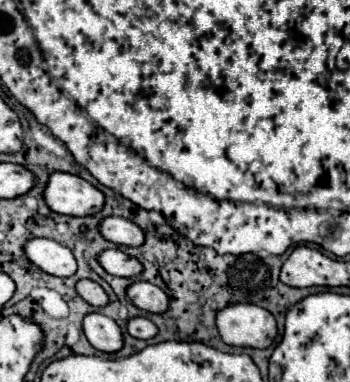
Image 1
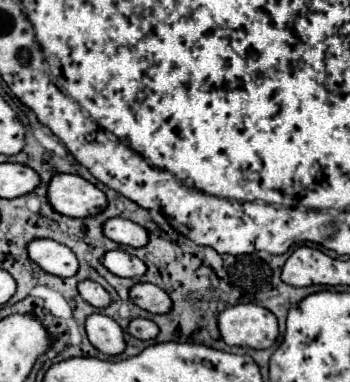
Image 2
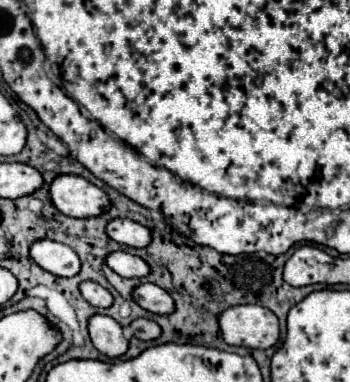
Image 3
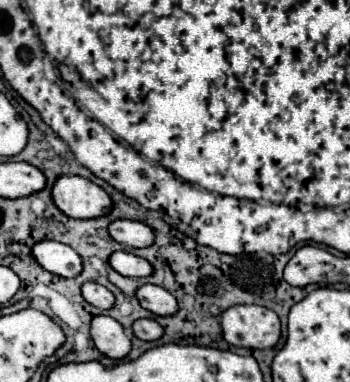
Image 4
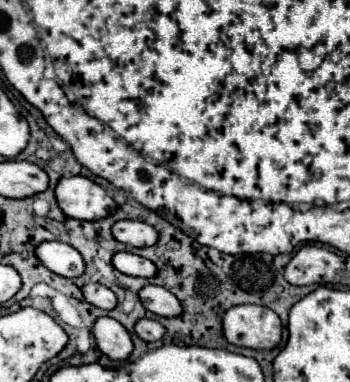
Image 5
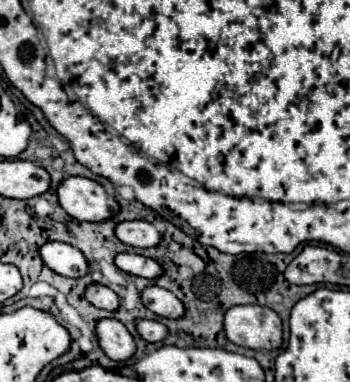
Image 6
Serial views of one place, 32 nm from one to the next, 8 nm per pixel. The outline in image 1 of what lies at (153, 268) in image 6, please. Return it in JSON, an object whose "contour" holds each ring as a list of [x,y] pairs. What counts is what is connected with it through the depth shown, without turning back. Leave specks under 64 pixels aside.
{"contour":[[[106,250],[98,256],[98,262],[106,272],[114,276],[124,276],[124,278],[140,276],[140,272],[144,270],[144,266],[136,258],[124,254],[122,250]]]}

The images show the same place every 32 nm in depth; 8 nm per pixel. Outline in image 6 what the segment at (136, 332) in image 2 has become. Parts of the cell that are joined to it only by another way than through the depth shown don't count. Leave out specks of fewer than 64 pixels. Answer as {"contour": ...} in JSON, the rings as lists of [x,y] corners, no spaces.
{"contour":[[[142,320],[138,324],[138,332],[146,342],[160,342],[168,334],[168,328],[164,328],[158,320]]]}

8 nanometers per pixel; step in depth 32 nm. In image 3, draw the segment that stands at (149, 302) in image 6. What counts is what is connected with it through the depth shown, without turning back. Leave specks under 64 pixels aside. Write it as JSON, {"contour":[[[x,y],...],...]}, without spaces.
{"contour":[[[140,284],[132,298],[148,312],[154,314],[170,314],[174,312],[174,300],[172,296],[168,296],[168,292],[164,292],[164,288],[156,286],[156,284]]]}

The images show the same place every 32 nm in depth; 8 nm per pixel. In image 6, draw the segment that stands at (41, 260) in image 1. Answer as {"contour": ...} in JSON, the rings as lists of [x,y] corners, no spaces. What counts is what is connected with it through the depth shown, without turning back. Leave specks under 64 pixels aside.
{"contour":[[[46,242],[40,248],[40,256],[48,268],[58,272],[60,276],[68,278],[80,278],[88,272],[88,262],[84,254],[64,242]]]}

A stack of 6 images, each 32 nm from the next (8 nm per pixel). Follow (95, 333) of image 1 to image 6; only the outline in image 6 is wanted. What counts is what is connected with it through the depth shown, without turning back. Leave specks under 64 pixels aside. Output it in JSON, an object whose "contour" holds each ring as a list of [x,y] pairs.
{"contour":[[[104,318],[98,322],[96,334],[98,334],[100,348],[106,352],[106,356],[110,360],[124,362],[134,356],[136,342],[122,322],[118,322],[114,318]]]}

